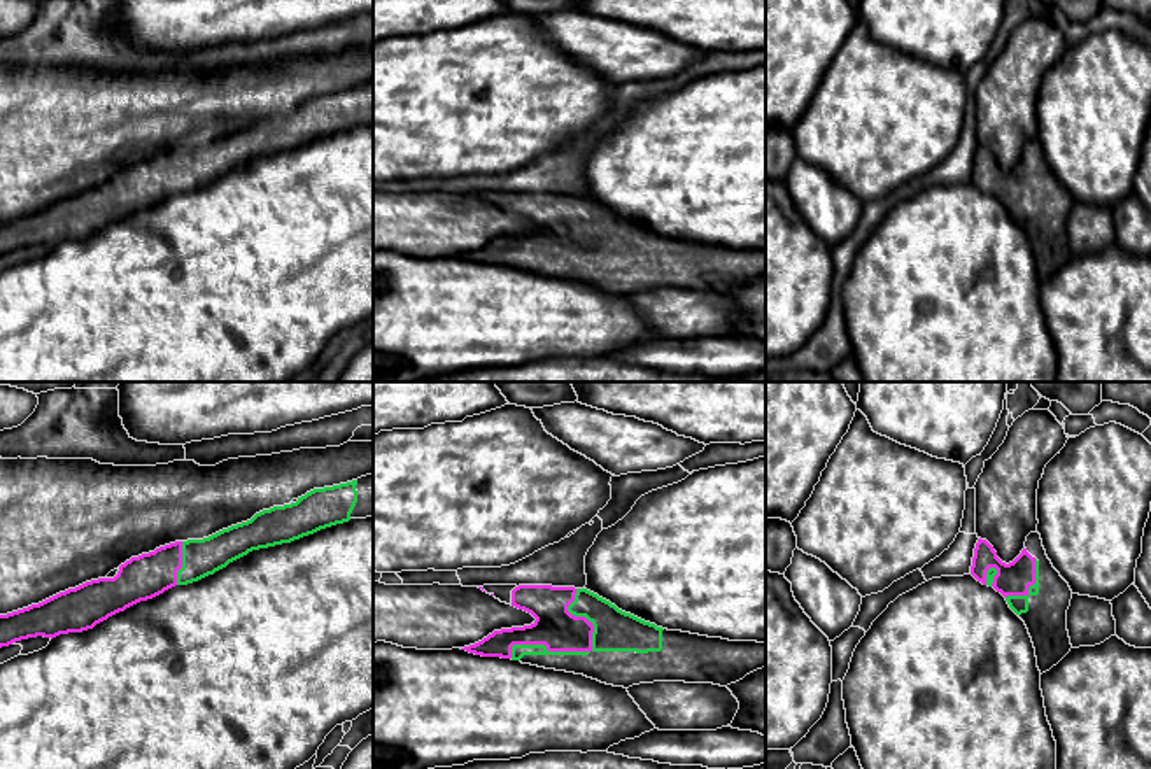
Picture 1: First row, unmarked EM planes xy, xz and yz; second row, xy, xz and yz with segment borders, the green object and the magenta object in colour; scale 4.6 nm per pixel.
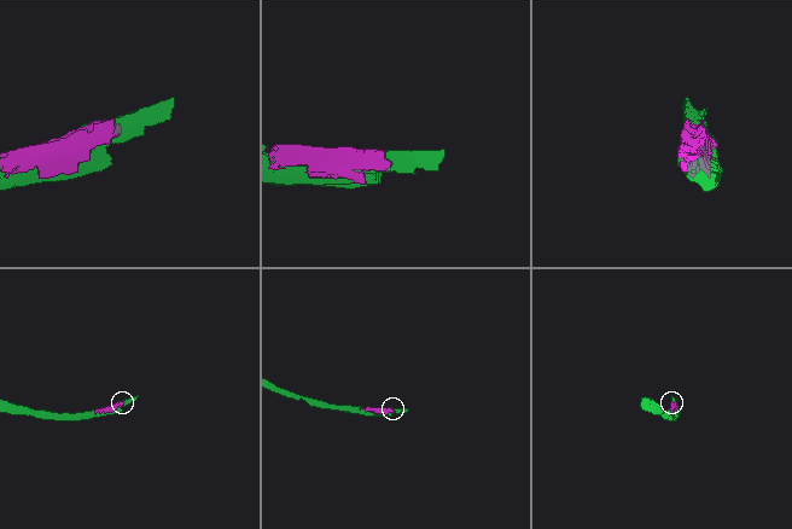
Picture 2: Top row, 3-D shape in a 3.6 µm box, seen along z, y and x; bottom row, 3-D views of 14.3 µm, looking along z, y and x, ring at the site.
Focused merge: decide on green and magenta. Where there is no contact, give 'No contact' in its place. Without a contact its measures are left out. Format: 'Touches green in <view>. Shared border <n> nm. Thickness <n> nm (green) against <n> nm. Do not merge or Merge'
Touches green in xz. Shared border 440 nm. Thickness 50 nm (green) against 190 nm. Merge

